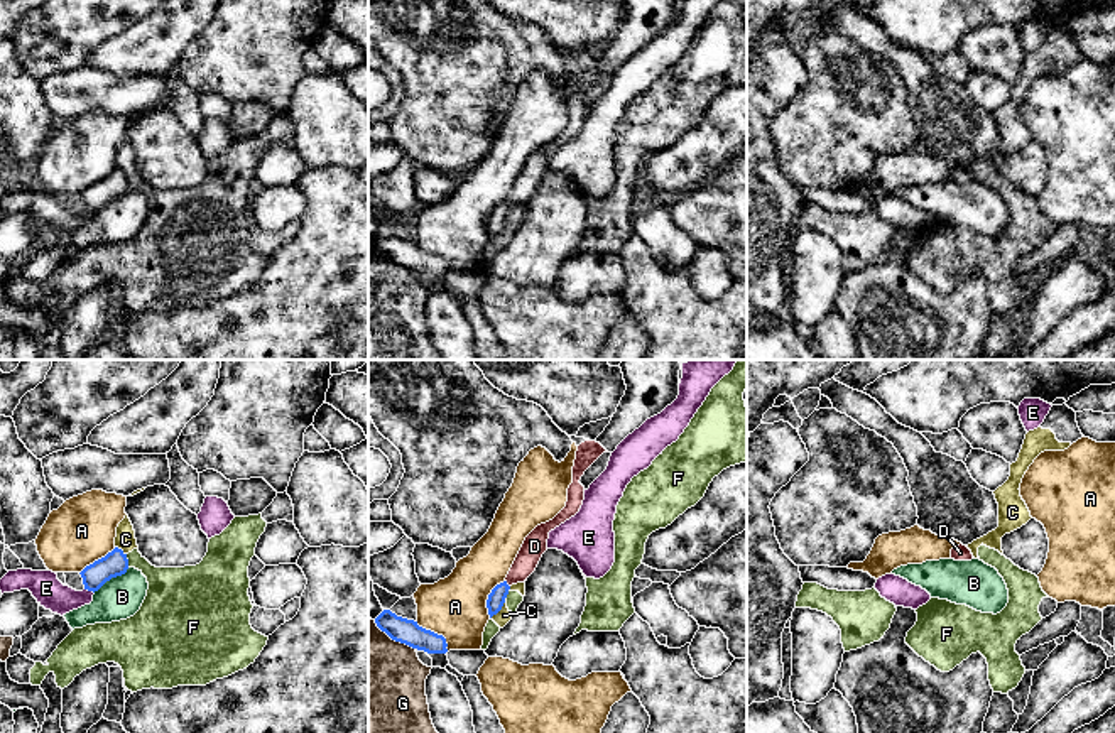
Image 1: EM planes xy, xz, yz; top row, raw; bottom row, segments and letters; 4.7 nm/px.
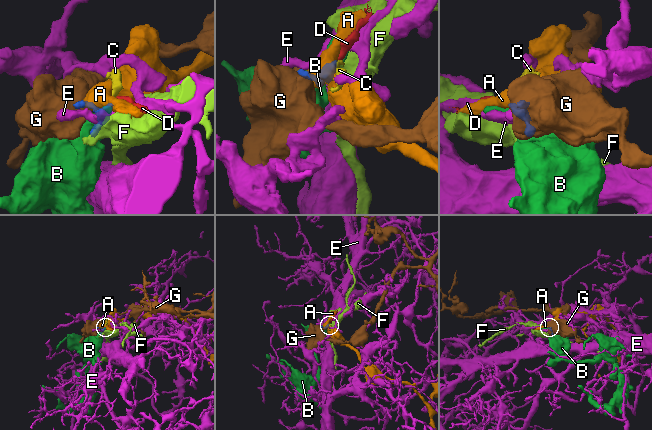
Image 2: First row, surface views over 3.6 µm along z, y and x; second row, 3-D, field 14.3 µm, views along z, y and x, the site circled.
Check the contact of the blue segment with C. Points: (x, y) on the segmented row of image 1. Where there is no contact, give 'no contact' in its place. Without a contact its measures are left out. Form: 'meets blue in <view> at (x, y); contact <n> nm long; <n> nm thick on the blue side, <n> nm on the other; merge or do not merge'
meets blue in xz at (500, 608); contact 130 nm long; 80 nm thick on the blue side, 70 nm on the other; do not merge

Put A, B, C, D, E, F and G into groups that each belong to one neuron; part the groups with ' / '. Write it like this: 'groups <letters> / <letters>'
groups A / B / C F / D / E / G

